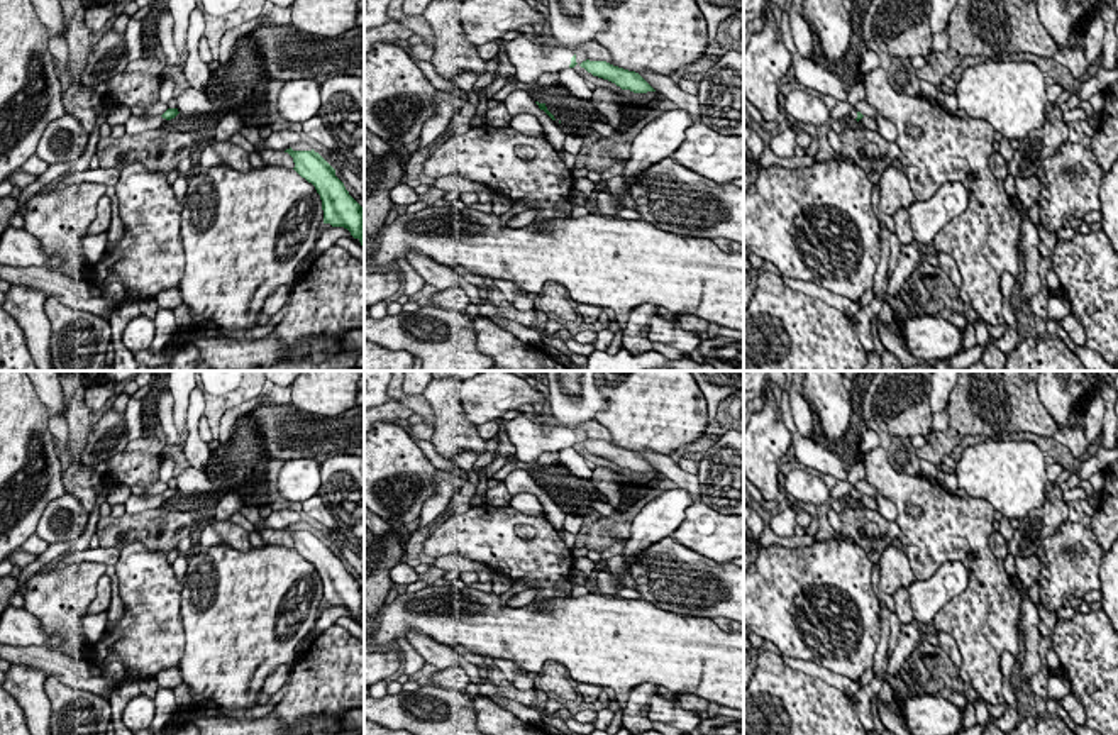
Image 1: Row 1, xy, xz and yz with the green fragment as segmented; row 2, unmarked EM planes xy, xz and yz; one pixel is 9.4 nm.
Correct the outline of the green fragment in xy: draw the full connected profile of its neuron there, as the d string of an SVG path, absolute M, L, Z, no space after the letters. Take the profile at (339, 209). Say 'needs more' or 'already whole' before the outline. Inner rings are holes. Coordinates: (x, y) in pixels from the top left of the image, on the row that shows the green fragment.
already whole; M286 149L293 158L295 171L312 183L320 195L324 224L344 227L364 247L363 207L349 195L344 183L335 176L335 169L313 149Z

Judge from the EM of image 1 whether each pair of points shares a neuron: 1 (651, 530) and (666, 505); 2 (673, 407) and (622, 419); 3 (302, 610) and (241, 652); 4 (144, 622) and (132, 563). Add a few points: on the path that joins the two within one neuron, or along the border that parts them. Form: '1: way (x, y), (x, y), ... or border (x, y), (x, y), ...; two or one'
1: way (653, 524), (664, 512); one
2: way (661, 407), (651, 407), (634, 419); one
3: way (287, 610), (256, 637); one
4: way (146, 607), (146, 578); one

